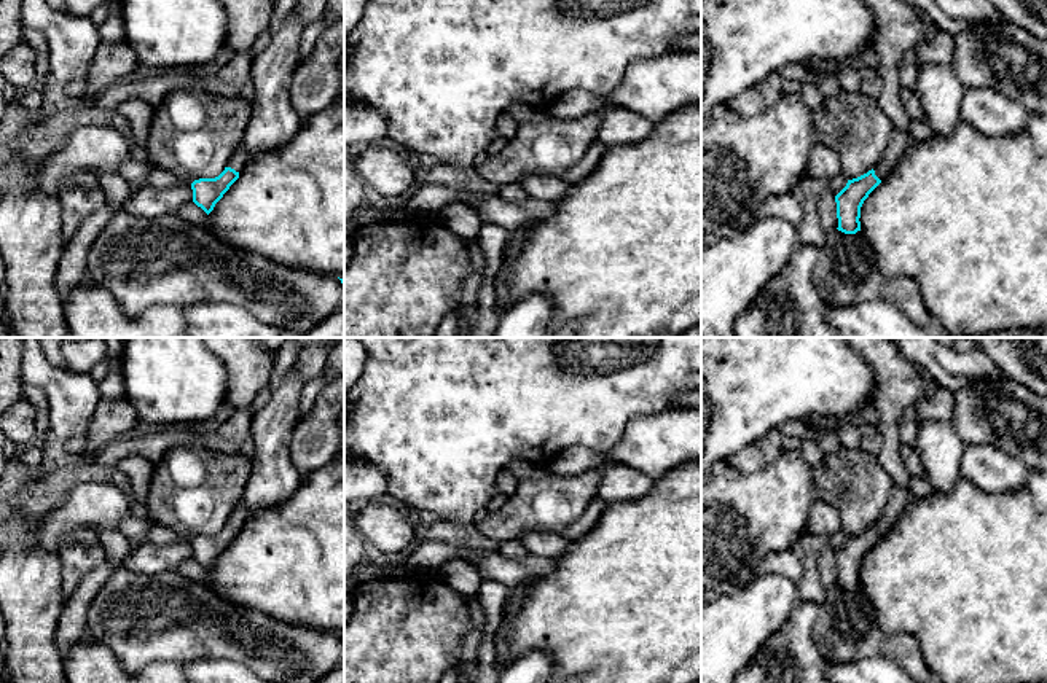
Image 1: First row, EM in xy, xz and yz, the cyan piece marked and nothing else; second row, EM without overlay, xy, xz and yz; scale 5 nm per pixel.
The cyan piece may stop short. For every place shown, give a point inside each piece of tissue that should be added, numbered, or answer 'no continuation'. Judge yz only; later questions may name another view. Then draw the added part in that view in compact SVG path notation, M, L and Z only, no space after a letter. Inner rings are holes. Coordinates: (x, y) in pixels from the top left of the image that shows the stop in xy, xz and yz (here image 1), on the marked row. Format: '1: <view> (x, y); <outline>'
1: yz (899, 140); M894 127L892 137L884 148L883 156L880 158L878 164L873 167L875 175L880 180L884 180L892 172L892 169L900 161L908 143L910 143L910 135Z

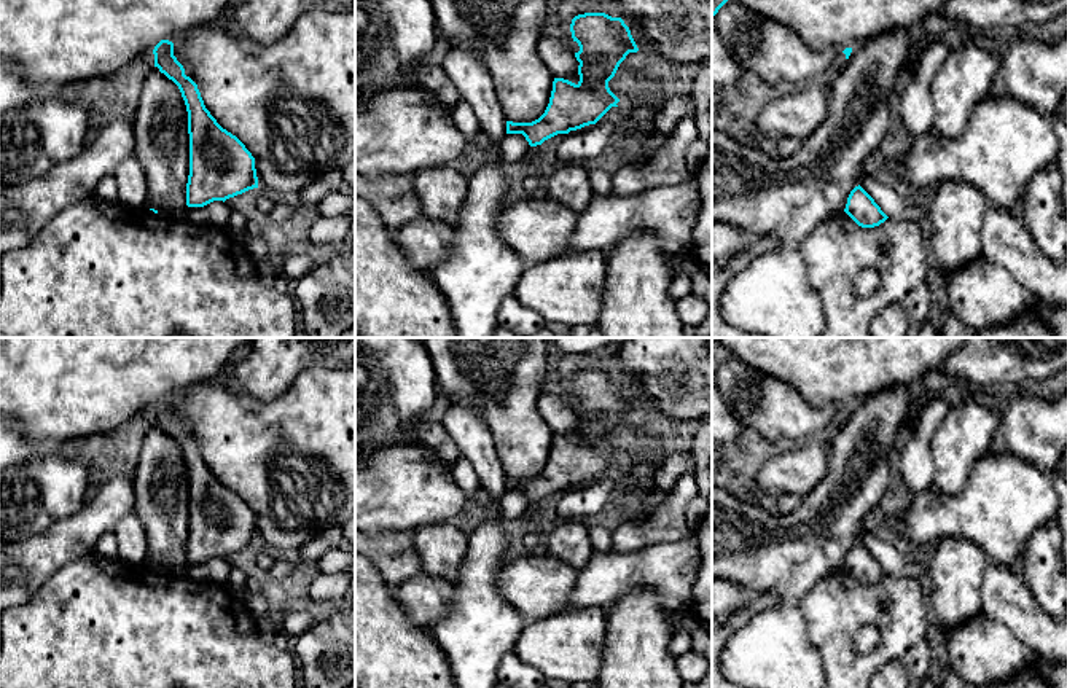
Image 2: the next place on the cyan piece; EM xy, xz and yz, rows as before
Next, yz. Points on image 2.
no continuation

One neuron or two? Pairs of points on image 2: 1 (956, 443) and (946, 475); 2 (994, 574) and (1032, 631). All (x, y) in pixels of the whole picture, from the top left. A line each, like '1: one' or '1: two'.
1: one
2: one

